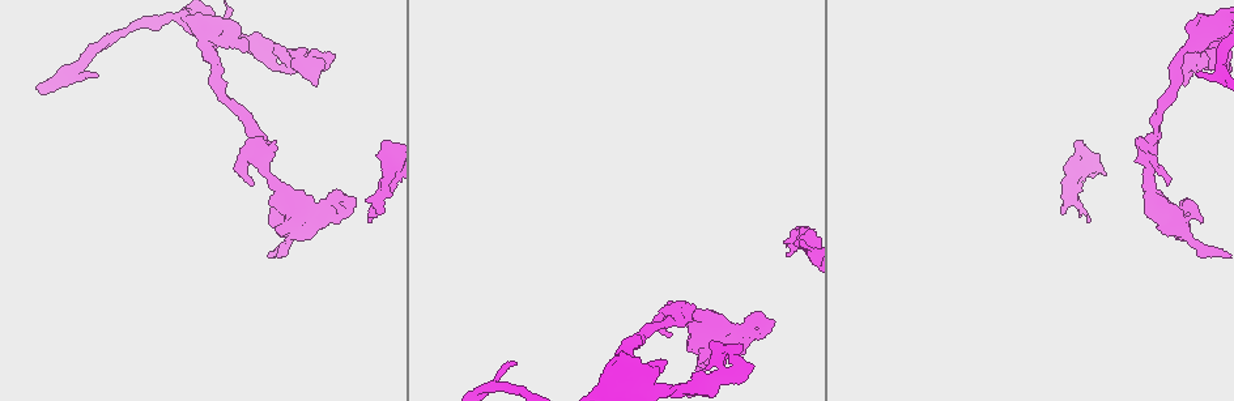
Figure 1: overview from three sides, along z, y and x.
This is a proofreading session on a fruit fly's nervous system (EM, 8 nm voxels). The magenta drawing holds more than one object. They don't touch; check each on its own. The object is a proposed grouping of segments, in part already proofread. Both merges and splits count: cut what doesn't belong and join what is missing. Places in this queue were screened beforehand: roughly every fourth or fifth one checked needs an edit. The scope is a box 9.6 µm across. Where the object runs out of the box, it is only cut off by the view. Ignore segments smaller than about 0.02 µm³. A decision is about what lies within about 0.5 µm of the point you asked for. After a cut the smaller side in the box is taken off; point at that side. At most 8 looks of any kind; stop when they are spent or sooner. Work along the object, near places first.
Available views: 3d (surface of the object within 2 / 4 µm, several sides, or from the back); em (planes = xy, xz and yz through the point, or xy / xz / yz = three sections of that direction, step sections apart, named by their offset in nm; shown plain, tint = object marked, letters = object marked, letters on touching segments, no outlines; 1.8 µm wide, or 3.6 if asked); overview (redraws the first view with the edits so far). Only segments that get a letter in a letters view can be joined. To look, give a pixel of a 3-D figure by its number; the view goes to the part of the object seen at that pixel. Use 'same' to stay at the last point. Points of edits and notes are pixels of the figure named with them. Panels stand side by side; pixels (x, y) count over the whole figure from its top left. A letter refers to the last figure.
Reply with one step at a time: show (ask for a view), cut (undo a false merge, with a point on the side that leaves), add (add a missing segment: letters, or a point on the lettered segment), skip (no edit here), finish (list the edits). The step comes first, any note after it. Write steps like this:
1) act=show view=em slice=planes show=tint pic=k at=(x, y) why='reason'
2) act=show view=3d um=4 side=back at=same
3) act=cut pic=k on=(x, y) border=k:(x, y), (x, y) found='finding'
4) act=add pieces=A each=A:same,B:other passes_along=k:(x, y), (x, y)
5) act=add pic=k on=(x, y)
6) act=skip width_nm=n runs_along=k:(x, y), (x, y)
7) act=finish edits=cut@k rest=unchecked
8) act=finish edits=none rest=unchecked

act=show view=3d um=2 pic=1 at=(704, 375) why='three-way junction'

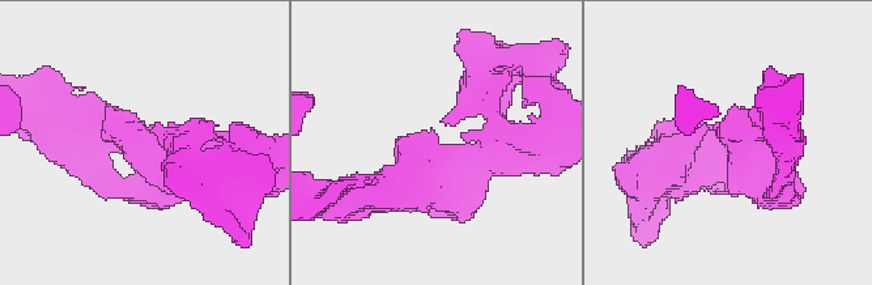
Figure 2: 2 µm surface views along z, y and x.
act=show view=em slice=yz step=16 show=tint pic=2 at=(152, 126) arms=3 arm_widths_nm=190,220,240

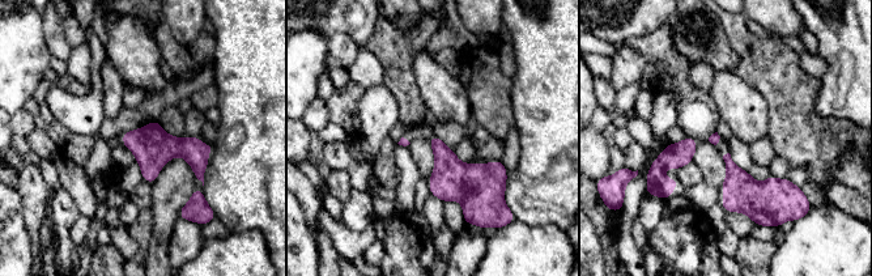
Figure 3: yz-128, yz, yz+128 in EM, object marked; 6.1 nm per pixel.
act=show view=em slice=planes show=letters at=same

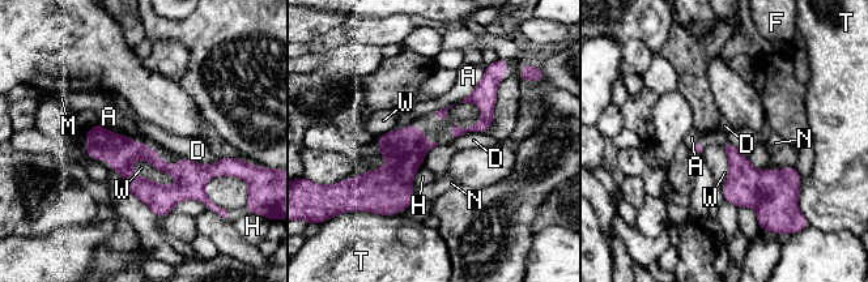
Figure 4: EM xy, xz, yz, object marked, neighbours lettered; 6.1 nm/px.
act=skip longest_contact=W:320nm each=A:other,D:other,F:other,H:other,M:other,N:other,T:other,W:other runs_along=4:(89, 136), (169, 170), (215, 170) found='no lettered segment goes on from it'

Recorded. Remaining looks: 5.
act=show view=3d um=4 pic=1 at=(372, 220) why='an open end'

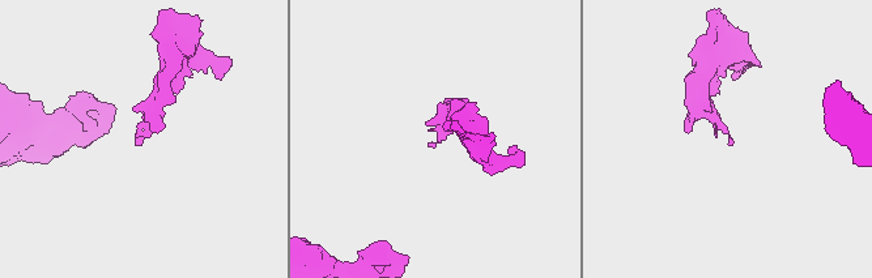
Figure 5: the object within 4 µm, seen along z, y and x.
act=show view=em slice=planes show=letters pic=5 at=(731, 145)

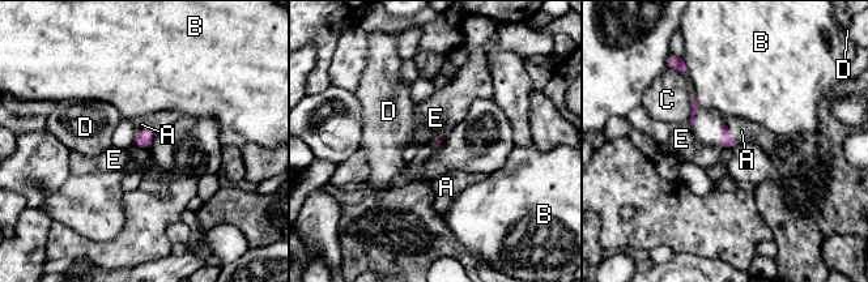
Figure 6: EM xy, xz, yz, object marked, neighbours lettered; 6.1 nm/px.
act=add pieces=A each=A:same,B:other,C:other,D:other,E:other passes_along=6:(726, 137), (728, 132), (741, 131) found='the cell continues'

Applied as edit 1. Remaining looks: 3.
act=show view=em slice=xy step=16 show=tint pic=1 at=(387, 140) why='an open end'

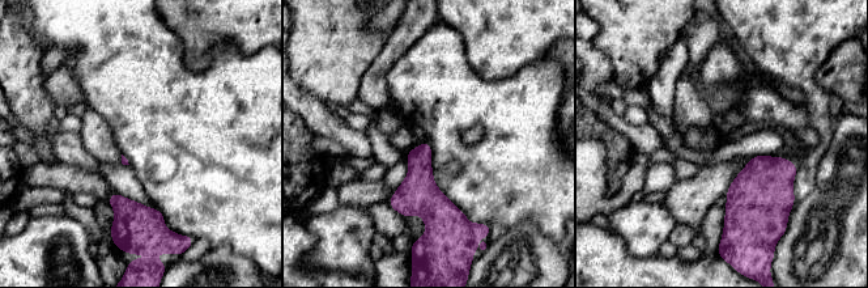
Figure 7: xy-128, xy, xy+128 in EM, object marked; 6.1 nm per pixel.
act=show view=em slice=planes show=letters at=same why='cut it another way'

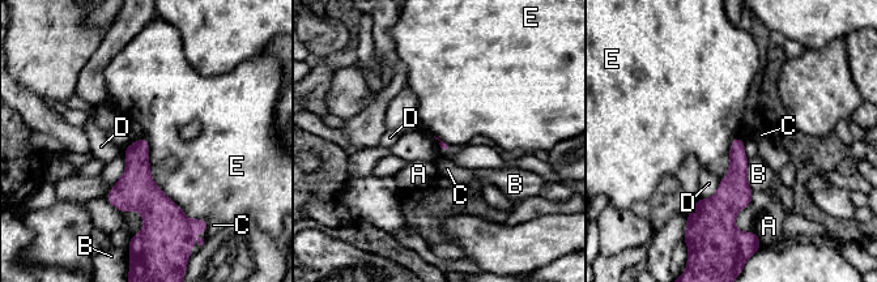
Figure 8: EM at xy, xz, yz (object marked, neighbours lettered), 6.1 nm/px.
act=skip each=A:other,B:other,C:other,D:other,E:other border=8:(143, 136), (152, 180), (188, 218) found='no lettered segment goes on from it'

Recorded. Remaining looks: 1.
act=finish edits=add@6 rest=unchecked

